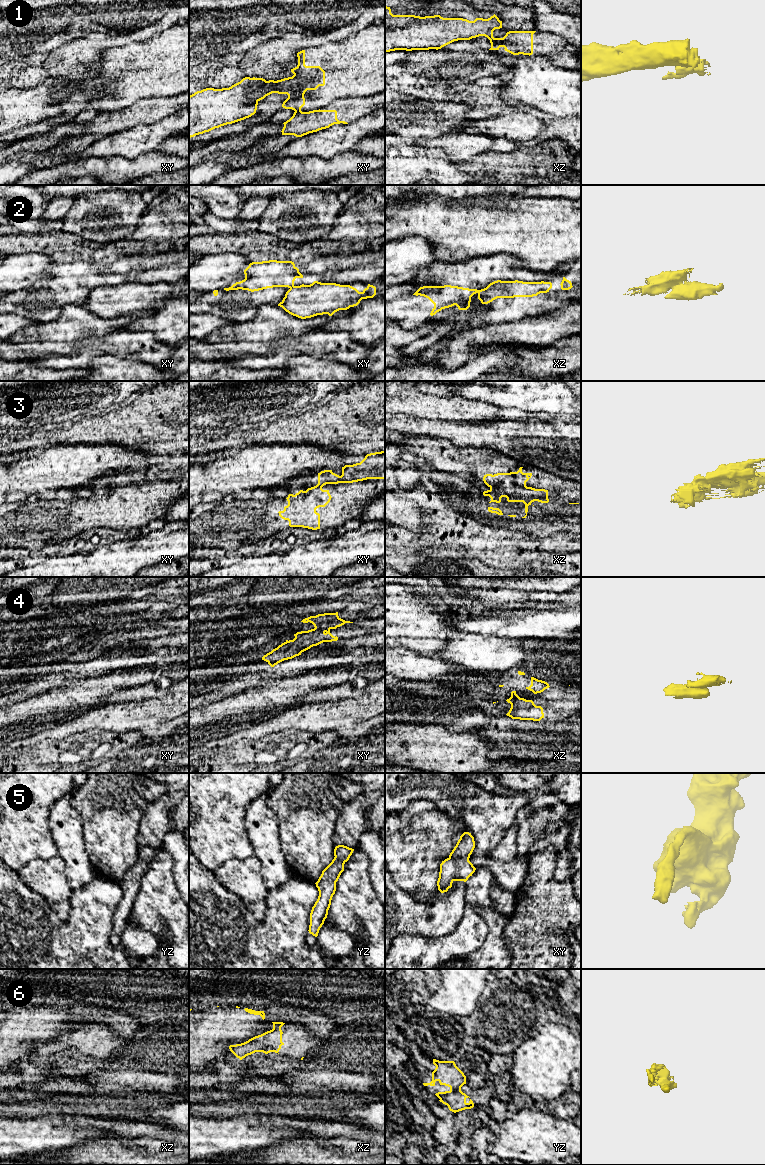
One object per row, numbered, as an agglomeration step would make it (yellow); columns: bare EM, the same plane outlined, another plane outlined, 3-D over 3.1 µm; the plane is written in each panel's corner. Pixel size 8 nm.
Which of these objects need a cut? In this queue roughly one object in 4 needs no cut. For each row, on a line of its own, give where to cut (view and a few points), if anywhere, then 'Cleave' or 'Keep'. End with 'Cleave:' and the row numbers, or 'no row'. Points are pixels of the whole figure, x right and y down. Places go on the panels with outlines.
1: Split along xz (499, 38), (490, 41). Cleave
2: Split along xz (483, 289), (478, 293). Cleave
3: No split. Keep
4: Split along xy (315, 627), (329, 629). Cleave
5: No split. Keep
6: Split along yz (460, 1088), (450, 1091), (439, 1098). Cleave
Cleave: 1, 2, 4, 6

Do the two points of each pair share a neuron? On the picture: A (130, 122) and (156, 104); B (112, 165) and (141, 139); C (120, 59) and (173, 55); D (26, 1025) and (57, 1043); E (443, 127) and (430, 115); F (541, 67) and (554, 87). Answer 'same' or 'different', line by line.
A: same
B: different
C: same
D: different
E: same
F: same

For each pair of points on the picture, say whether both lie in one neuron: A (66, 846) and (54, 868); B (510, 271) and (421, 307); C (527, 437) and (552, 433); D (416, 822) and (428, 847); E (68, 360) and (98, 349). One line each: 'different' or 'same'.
A: different
B: same
C: same
D: same
E: same

